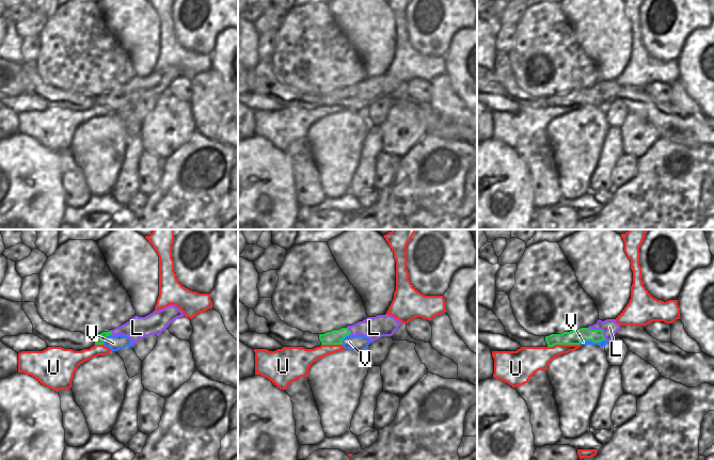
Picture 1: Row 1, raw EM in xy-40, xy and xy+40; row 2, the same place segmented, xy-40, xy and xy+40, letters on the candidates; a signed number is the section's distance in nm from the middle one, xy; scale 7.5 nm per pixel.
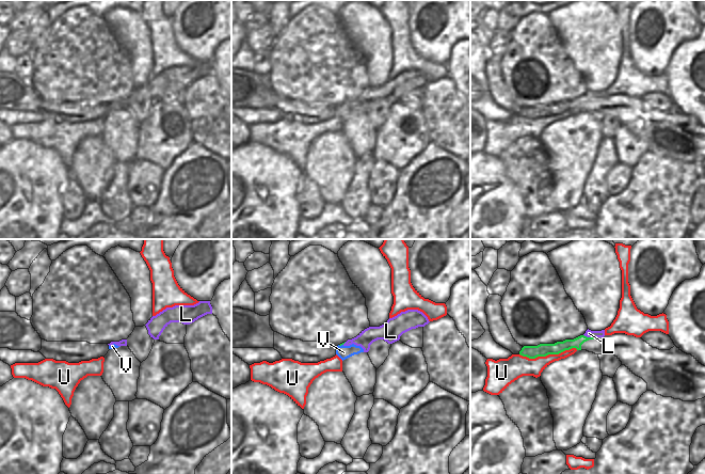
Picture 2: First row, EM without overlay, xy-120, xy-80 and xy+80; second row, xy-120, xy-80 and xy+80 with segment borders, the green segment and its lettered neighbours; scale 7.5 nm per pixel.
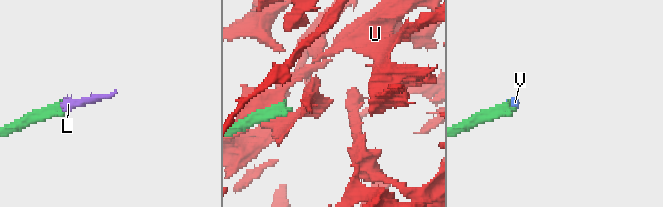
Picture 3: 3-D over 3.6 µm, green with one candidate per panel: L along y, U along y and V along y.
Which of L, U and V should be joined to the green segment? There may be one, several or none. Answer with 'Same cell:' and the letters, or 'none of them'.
Same cell: none of them

